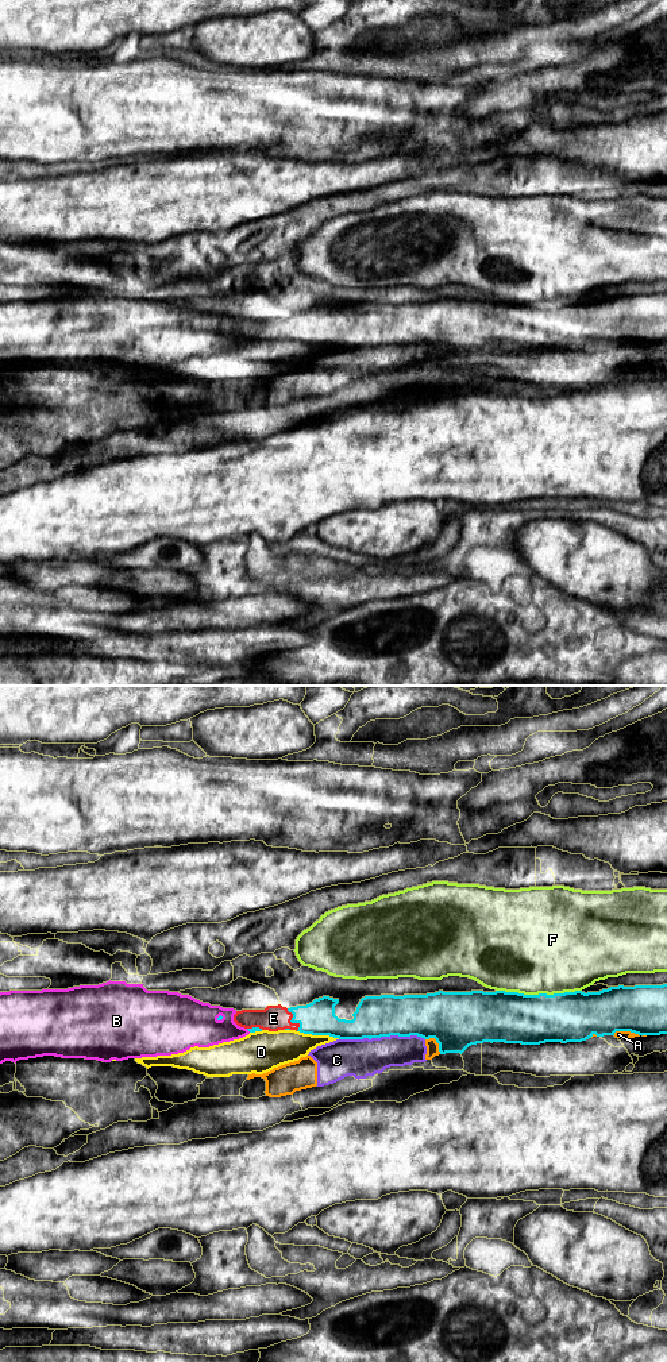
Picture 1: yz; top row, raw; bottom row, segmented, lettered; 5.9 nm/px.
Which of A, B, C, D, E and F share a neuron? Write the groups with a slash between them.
A C / B / D / E / F

